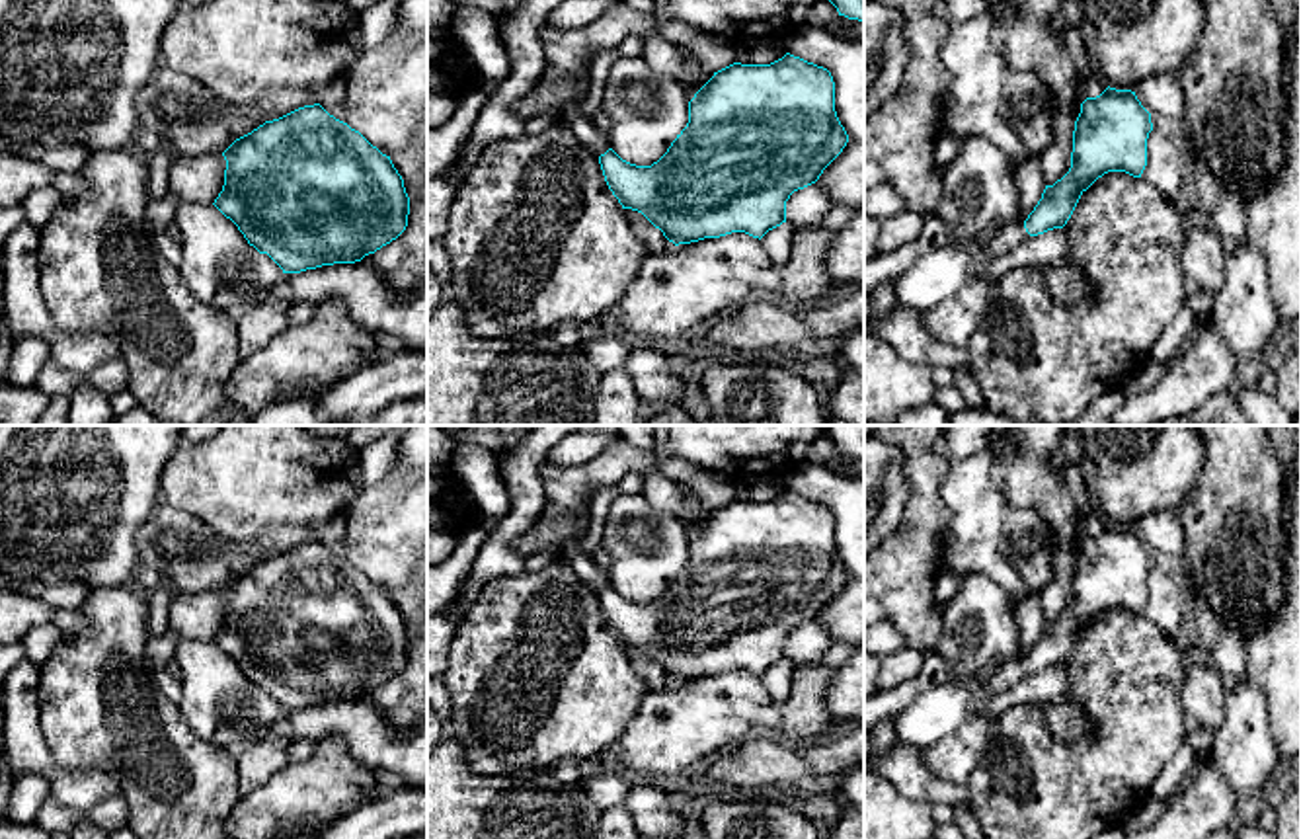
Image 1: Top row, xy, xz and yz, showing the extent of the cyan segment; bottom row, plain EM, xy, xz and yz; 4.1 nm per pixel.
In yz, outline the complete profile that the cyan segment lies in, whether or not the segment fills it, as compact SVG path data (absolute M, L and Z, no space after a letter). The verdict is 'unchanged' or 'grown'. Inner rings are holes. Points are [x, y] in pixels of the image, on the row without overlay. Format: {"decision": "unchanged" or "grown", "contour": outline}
{"decision": "grown", "contour": "M1108 523L1100 533L1086 535L1075 558L1069 609L1045 622L1024 659L1005 663L969 695L967 714L977 716L995 695L1008 691L1022 677L1063 665L1081 632L1104 611L1125 609L1141 615L1151 568L1151 550L1135 529Z"}

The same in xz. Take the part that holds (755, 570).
{"decision": "unchanged", "contour": "M786 490L770 501L733 499L714 509L689 539L687 564L651 603L630 601L612 585L599 601L622 646L642 650L675 683L731 669L761 677L786 659L790 632L815 620L847 579L831 509Z"}

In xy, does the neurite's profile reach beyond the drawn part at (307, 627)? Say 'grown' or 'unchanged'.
unchanged

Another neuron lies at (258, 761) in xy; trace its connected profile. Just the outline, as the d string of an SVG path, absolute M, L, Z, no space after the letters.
M269 736L246 747L240 747L236 755L238 763L238 794L248 796L261 784L265 784L277 771L289 765L291 739Z

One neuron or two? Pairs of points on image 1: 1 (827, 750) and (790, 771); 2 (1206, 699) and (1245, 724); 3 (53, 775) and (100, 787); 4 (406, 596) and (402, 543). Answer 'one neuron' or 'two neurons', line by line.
1: two neurons
2: two neurons
3: one neuron
4: two neurons

